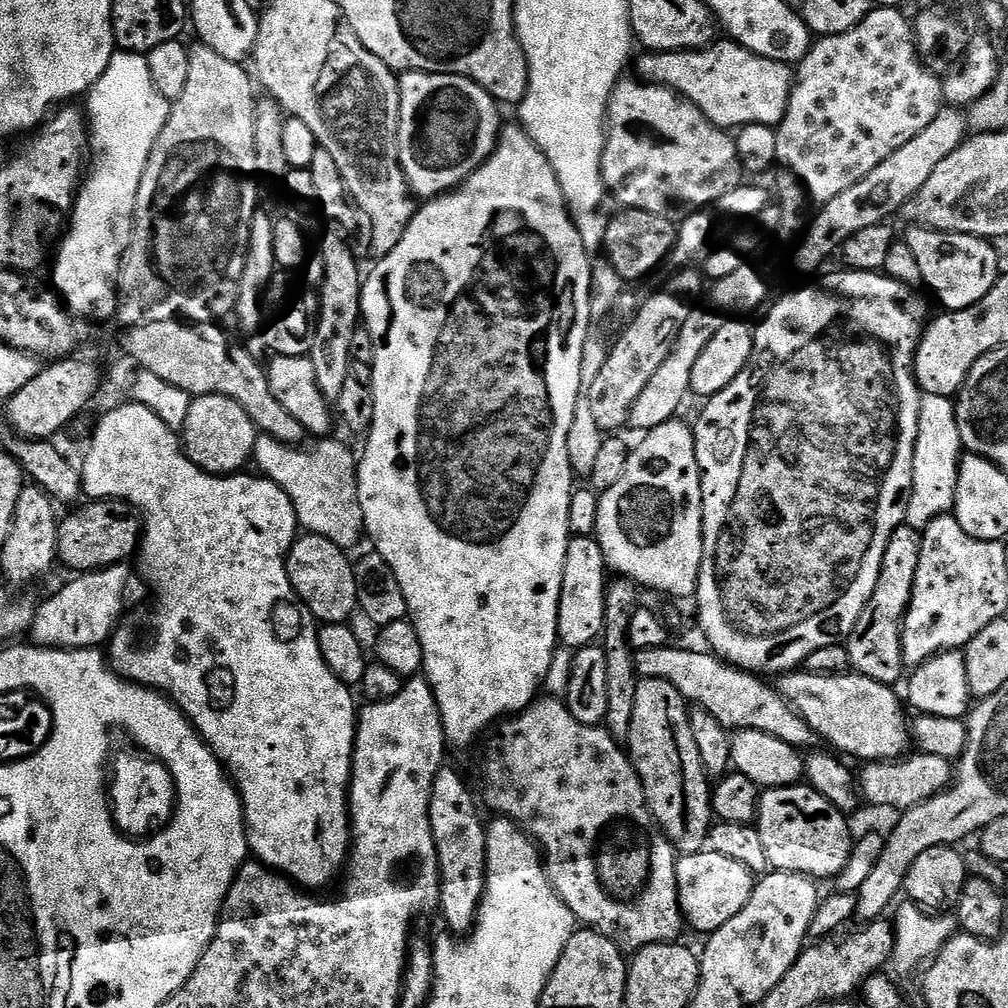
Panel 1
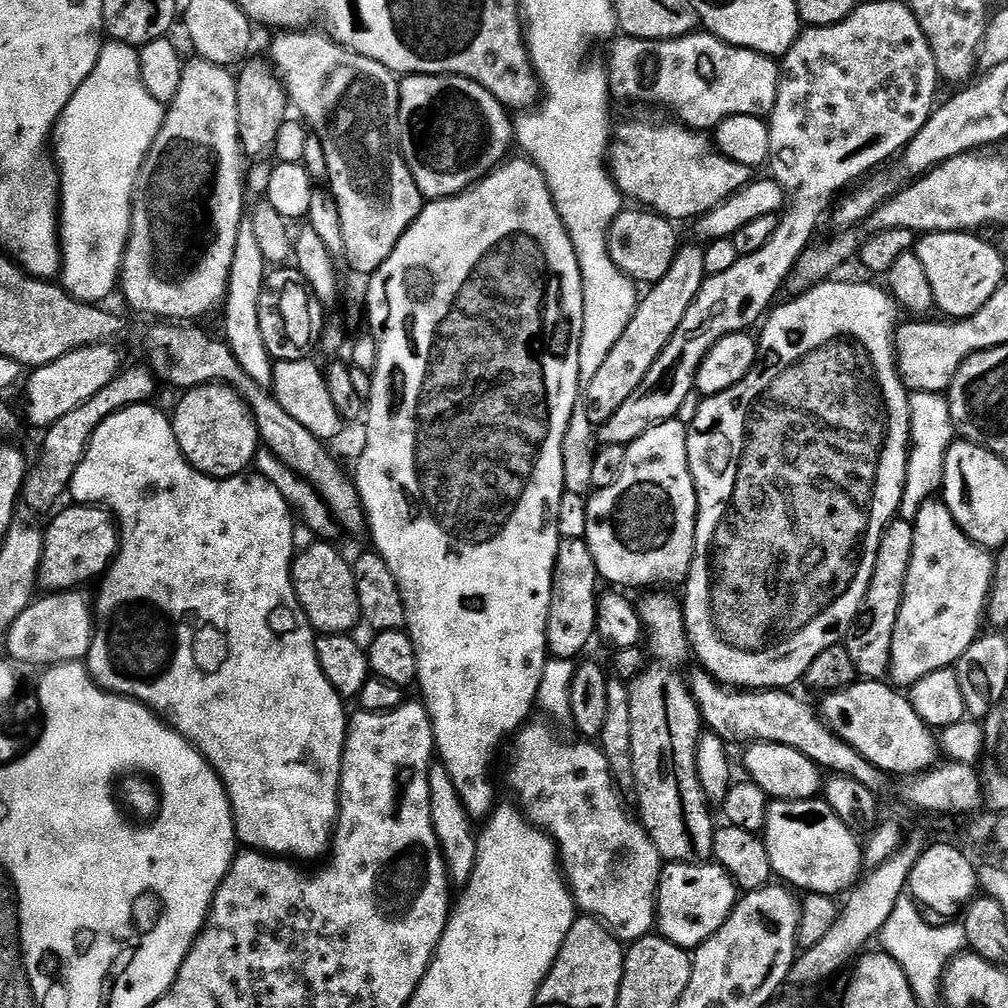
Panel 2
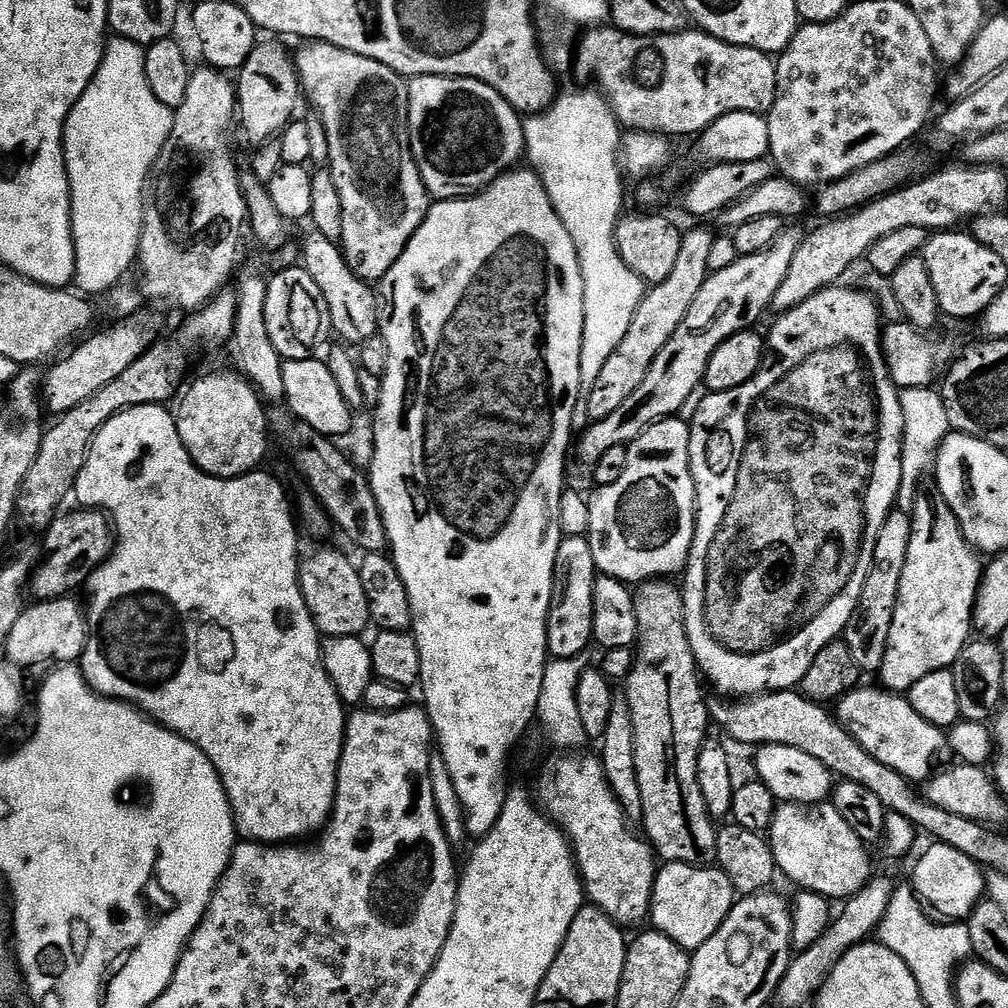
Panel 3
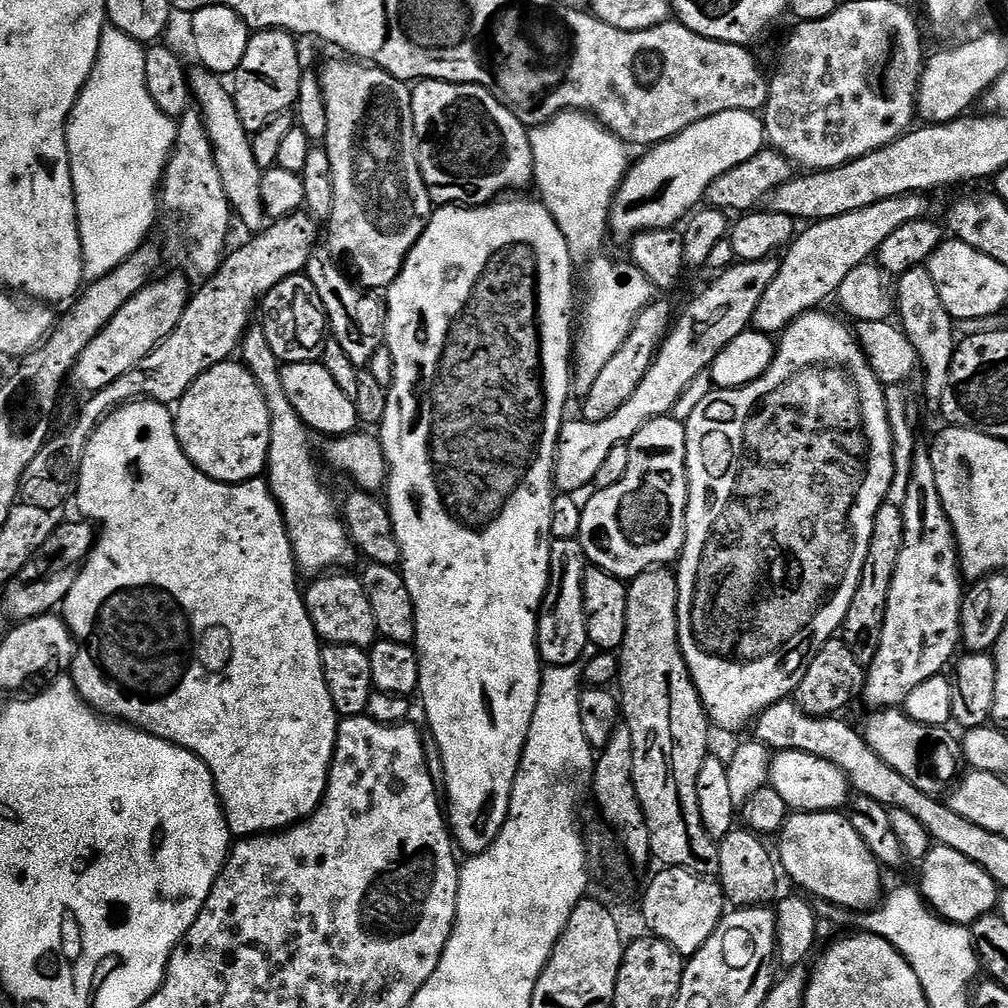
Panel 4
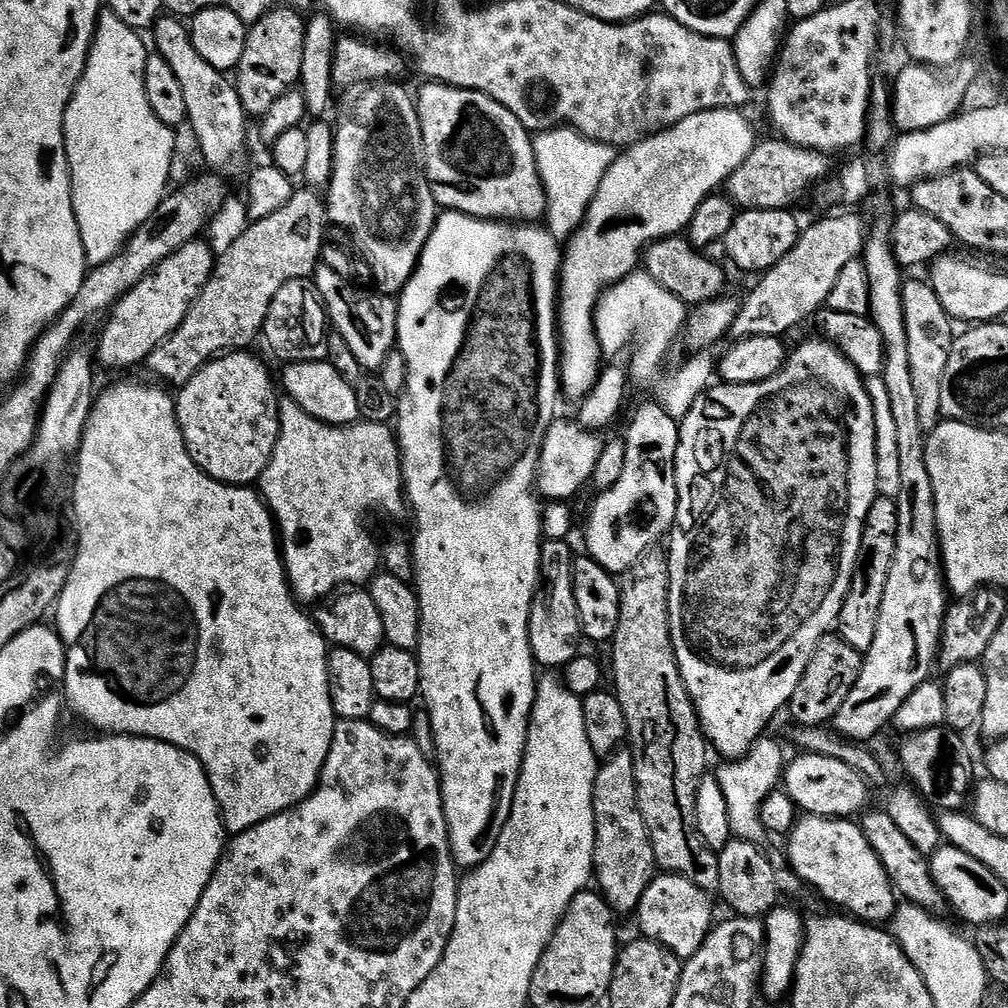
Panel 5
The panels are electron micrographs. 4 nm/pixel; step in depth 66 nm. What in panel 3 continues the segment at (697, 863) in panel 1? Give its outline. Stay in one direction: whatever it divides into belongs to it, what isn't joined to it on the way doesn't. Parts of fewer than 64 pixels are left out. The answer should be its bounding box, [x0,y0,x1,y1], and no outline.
[650,863,734,950]

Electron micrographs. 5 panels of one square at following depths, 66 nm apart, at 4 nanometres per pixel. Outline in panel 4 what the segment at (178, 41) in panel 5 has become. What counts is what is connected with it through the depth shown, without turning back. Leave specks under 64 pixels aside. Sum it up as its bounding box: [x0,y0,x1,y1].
[188,66,266,234]

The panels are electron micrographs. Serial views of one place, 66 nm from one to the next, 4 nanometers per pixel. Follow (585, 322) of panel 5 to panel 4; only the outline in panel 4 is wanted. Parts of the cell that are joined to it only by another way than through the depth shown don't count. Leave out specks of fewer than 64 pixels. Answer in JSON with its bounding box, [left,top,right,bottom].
[608,110,765,238]

